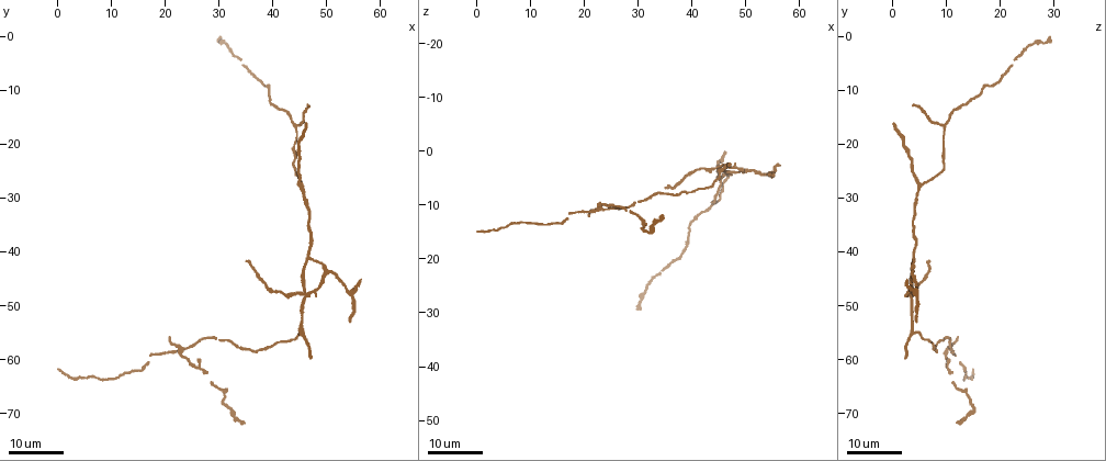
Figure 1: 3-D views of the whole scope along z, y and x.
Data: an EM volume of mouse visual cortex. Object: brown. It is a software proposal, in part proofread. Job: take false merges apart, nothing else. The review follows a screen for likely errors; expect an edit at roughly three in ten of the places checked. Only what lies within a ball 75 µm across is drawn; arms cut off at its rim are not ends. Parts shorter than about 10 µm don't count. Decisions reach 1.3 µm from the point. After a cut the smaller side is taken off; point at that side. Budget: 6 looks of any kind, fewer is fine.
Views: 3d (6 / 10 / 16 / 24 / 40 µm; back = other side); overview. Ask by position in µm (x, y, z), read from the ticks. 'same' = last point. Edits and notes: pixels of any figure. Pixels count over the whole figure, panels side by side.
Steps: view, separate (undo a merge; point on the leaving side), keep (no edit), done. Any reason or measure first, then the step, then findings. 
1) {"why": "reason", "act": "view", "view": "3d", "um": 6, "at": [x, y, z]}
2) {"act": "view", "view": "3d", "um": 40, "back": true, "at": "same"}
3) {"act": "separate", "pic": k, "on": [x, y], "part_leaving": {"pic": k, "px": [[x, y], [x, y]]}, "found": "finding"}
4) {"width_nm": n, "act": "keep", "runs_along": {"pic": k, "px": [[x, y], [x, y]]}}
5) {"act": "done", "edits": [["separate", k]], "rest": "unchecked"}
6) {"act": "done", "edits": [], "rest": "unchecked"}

{"why": "looks like a crossing", "act": "view", "view": "3d", "um": 16, "at": [22.5, 58.0, 10.5]}

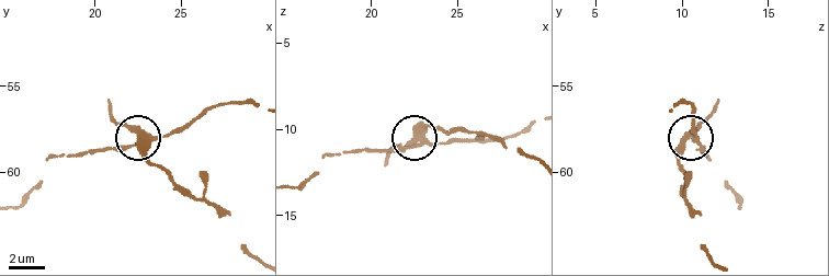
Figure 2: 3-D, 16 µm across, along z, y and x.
{"act": "view", "view": "3d", "um": 10, "at": [22.9, 57.9, 10.4]}

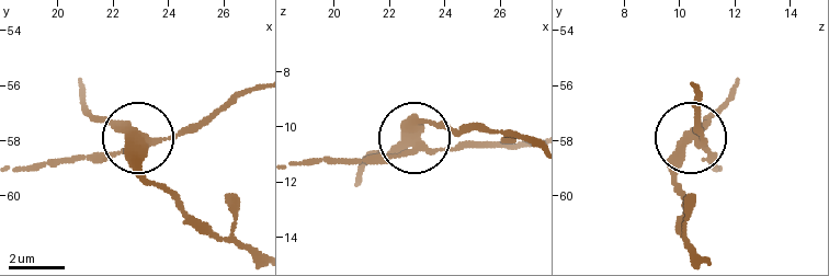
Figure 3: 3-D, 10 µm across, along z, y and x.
{"act": "separate", "pic": 3, "on": [139, 173], "found": "two neurons meet here"}

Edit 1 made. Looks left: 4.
{"why": "three-way junction", "act": "view", "view": "3d", "um": 16, "at": [45.5, 27.0, 5.5]}

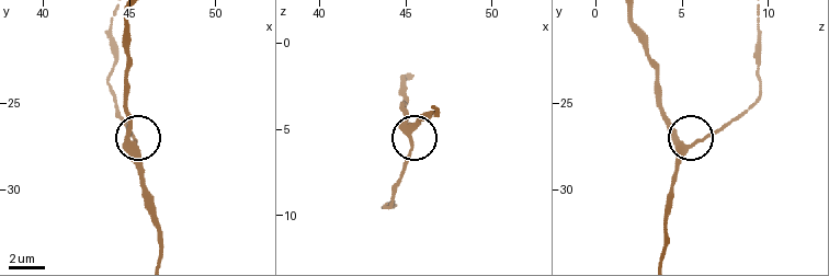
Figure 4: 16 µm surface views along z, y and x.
{"why": "closer look", "act": "view", "view": "3d", "um": 6, "at": [45.1, 27.5, 5.2]}

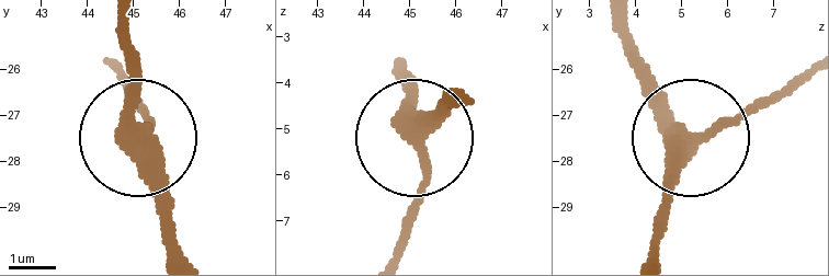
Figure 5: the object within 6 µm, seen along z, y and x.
{"why": "from behind", "act": "view", "view": "3d", "um": 6, "back": true, "at": [45.15, 27.50, 5.20]}

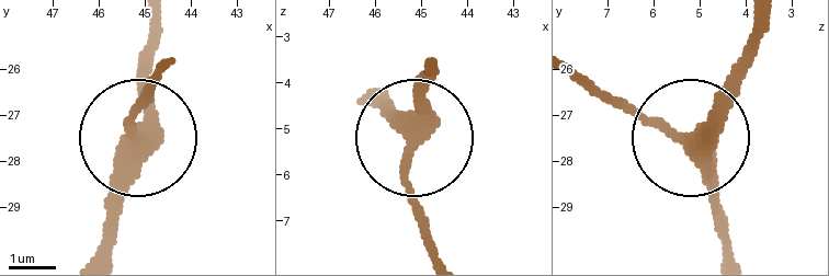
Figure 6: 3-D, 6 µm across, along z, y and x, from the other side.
{"width_nm": 360, "act": "keep", "runs_along": {"pic": 6, "px": [[94, 250], [114, 168], [142, 121], [150, 43]]}, "found": "continuous, no second neuron"}

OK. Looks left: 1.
{"act": "done", "edits": [["separate", 3]], "rest": "unchecked"}

